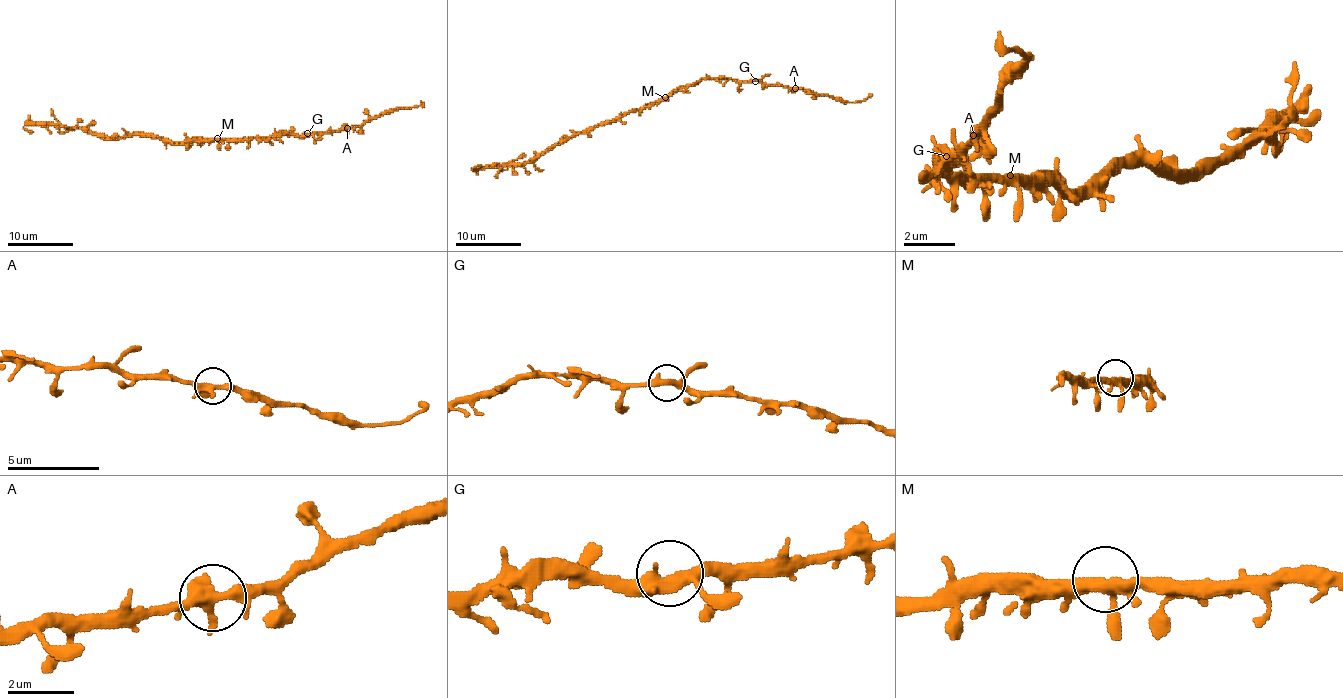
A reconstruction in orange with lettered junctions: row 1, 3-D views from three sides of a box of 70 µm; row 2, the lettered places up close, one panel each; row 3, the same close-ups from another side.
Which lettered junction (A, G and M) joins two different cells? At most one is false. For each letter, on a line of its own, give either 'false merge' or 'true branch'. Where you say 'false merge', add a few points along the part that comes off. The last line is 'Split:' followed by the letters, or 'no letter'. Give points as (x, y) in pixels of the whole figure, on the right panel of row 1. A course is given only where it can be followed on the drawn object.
A: true branch
G: true branch
M: true branch
Split: no letter

